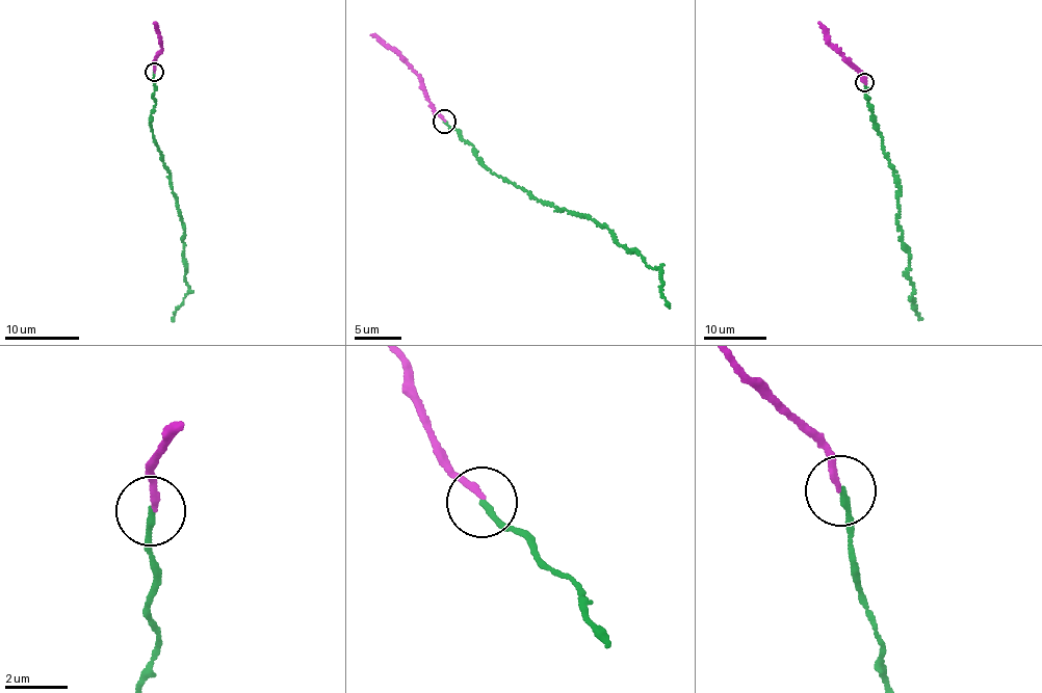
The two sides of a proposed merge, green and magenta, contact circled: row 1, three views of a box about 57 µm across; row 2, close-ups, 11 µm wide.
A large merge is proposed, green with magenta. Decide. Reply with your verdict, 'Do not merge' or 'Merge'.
Merge

